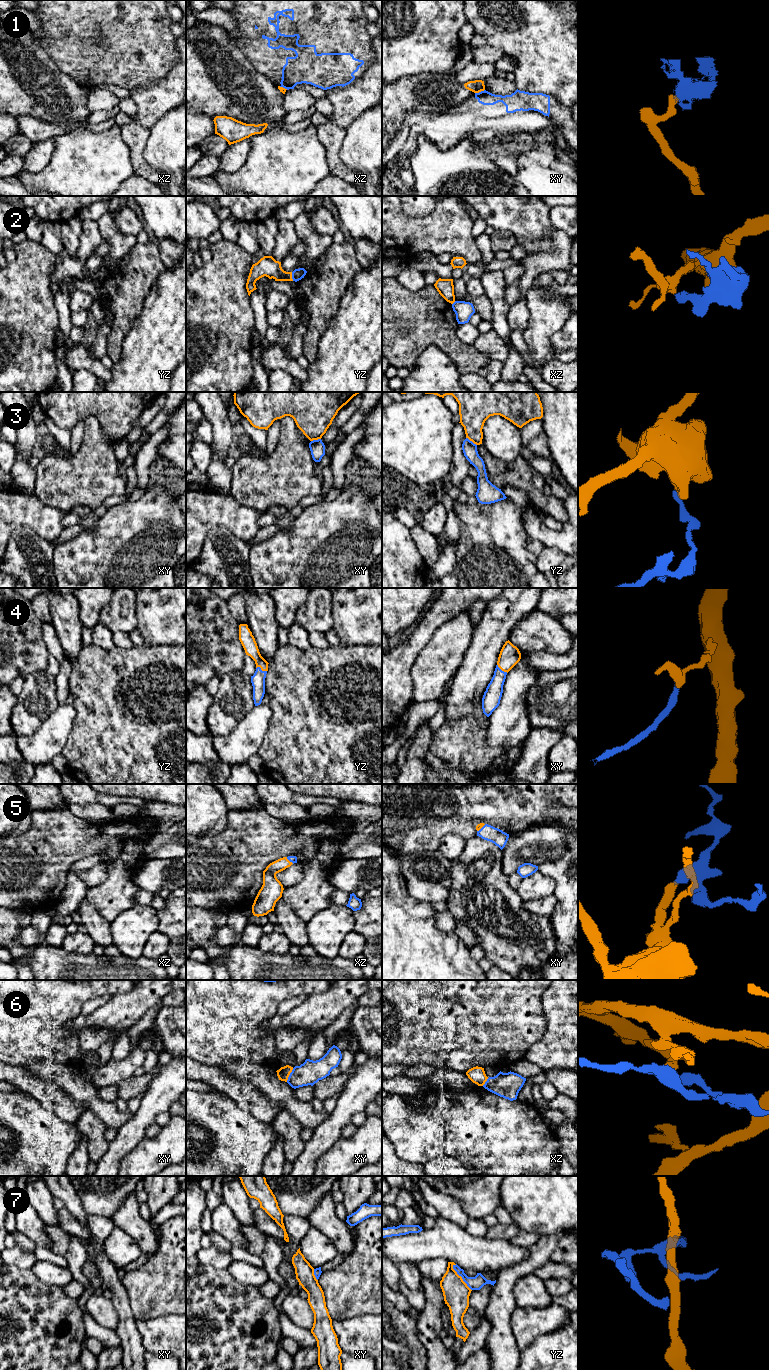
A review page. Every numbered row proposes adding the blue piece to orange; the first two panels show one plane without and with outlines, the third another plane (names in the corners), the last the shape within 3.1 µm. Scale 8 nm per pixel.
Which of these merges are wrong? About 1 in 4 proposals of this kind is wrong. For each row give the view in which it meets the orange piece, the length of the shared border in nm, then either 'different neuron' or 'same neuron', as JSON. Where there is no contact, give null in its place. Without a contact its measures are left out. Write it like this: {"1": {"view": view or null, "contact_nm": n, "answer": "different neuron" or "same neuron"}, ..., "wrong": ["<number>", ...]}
{"1": {"view": "xy", "contact_nm": 90, "answer": "different neuron"}, "2": {"view": "yz", "contact_nm": 70, "answer": "different neuron"}, "3": {"view": "yz", "contact_nm": 110, "answer": "different neuron"}, "4": {"view": "yz", "contact_nm": 90, "answer": "same neuron"}, "5": {"view": "xy", "contact_nm": 90, "answer": "same neuron"}, "6": {"view": "xy", "contact_nm": 130, "answer": "different neuron"}, "7": {"view": "yz", "contact_nm": 260, "answer": "different neuron"}, "wrong": ["1", "2", "3", "6", "7"]}

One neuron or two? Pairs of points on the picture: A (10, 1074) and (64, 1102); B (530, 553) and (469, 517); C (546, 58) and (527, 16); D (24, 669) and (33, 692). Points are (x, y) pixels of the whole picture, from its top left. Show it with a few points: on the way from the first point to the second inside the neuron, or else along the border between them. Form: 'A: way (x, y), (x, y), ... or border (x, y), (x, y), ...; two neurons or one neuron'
A: way (23, 1080), (51, 1096); one neuron
B: way (515, 553), (511, 553), (502, 546), (484, 528); one neuron
C: way (546, 48), (546, 42), (530, 26); one neuron
D: border (45, 669), (35, 671), (25, 679); two neurons

